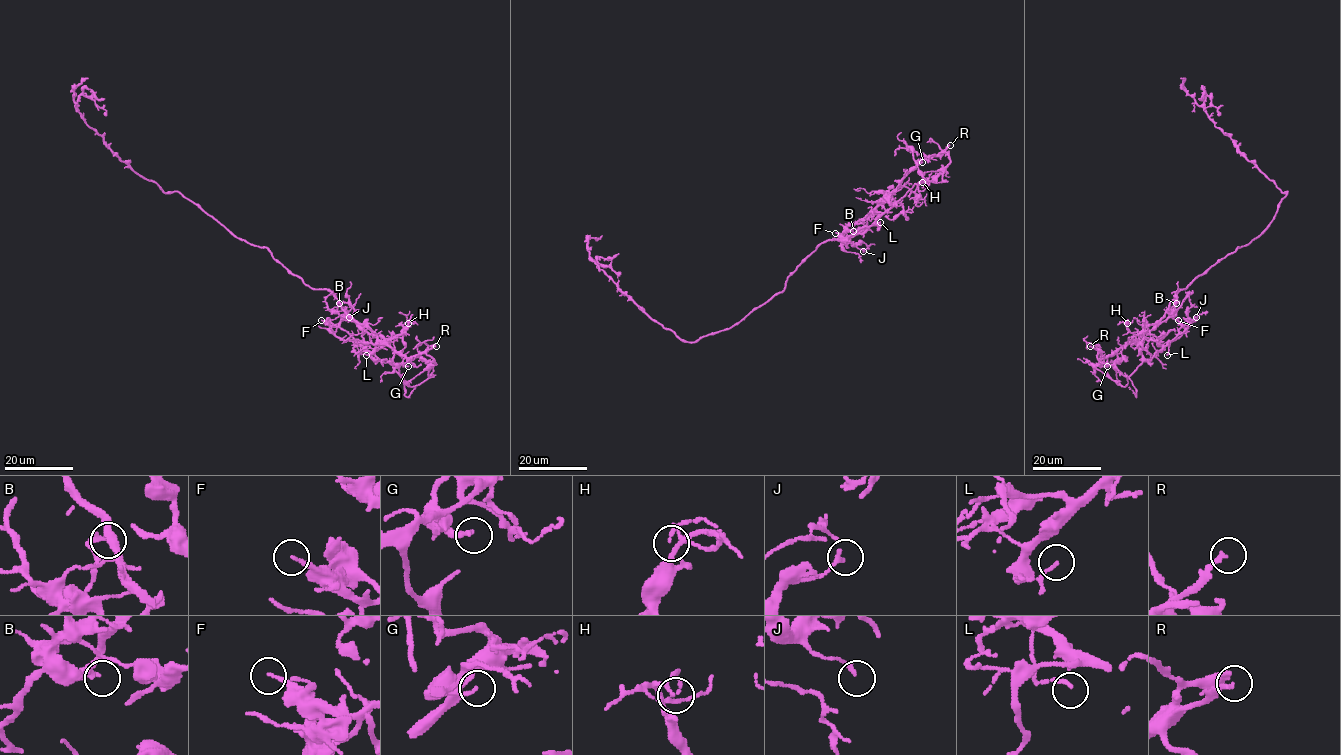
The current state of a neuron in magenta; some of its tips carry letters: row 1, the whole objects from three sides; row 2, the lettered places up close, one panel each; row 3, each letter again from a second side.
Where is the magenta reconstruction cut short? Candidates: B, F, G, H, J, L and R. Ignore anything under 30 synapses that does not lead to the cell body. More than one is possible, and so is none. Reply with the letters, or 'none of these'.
R

